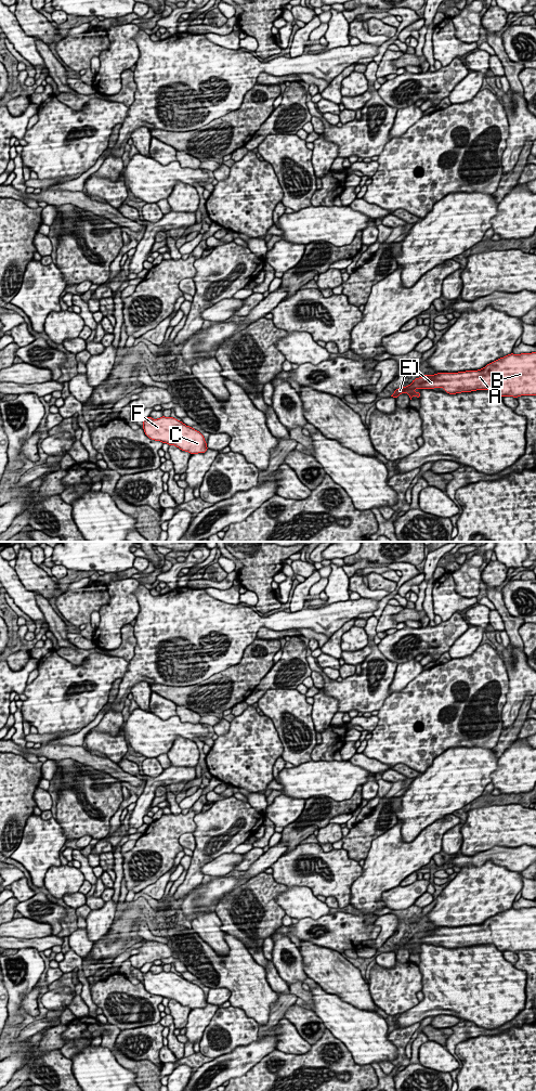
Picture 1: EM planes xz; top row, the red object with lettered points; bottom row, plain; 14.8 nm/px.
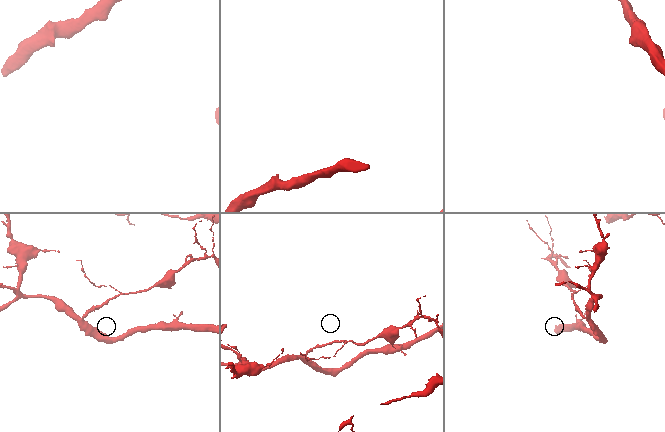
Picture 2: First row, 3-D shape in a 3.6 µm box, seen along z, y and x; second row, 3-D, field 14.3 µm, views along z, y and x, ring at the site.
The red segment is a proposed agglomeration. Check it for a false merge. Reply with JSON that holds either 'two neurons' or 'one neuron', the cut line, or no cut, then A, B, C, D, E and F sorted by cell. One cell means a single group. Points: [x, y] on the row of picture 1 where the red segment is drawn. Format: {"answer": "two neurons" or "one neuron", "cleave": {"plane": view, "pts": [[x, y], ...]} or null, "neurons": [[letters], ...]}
{"answer": "one neuron", "cleave": null, "neurons": [["A", "B", "C", "D", "E", "F"]]}

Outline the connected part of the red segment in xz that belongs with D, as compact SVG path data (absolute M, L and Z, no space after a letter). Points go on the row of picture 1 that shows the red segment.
M536 352L522 354L508 354L498 359L484 368L479 371L467 371L459 373L437 373L435 375L424 375L416 378L413 382L403 388L398 388L391 395L397 398L401 393L408 393L410 400L414 395L420 398L420 391L415 393L416 388L433 389L444 388L446 393L455 394L460 392L470 392L475 390L494 390L499 397L535 395L536 394Z

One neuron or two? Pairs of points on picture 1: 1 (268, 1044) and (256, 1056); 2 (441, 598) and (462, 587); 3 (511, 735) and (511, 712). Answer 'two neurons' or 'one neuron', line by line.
1: one neuron
2: two neurons
3: two neurons

